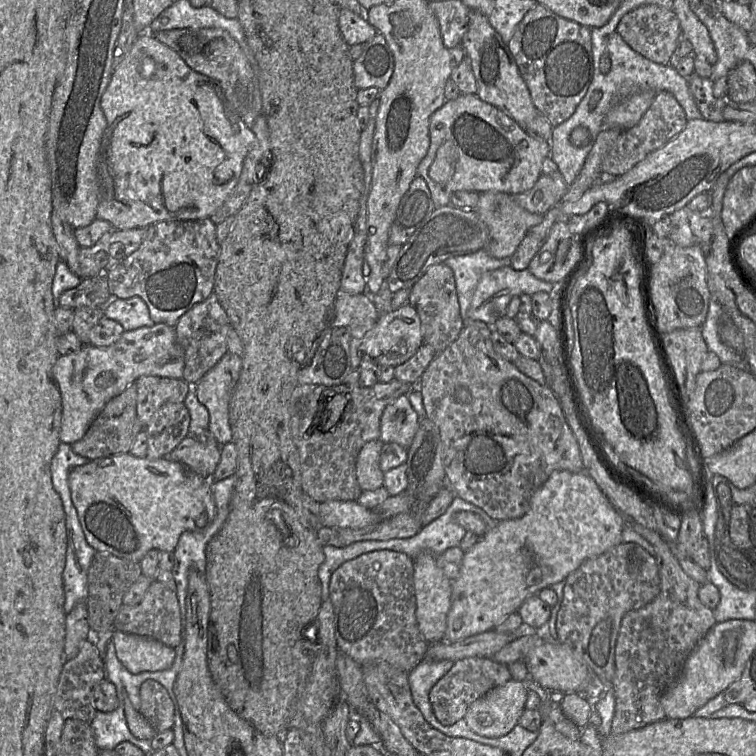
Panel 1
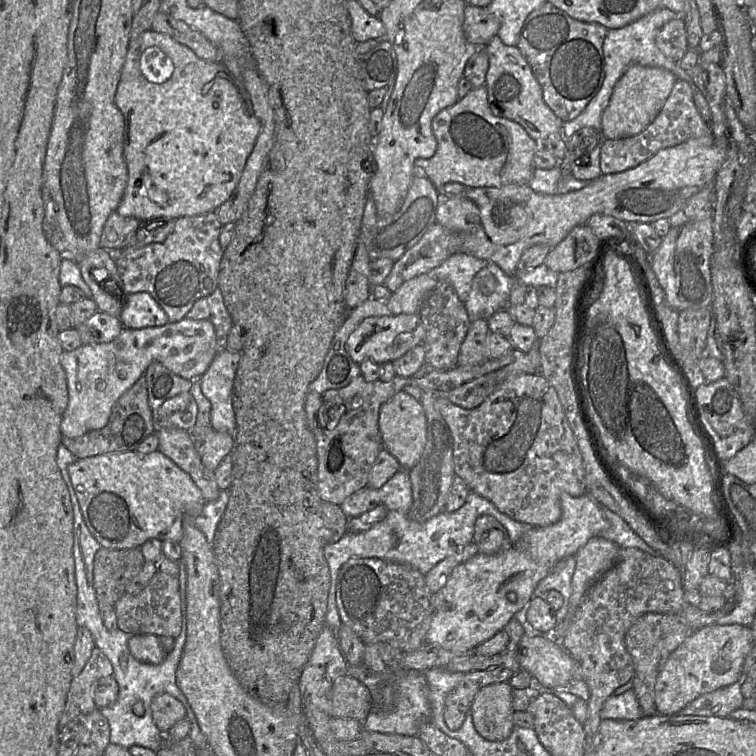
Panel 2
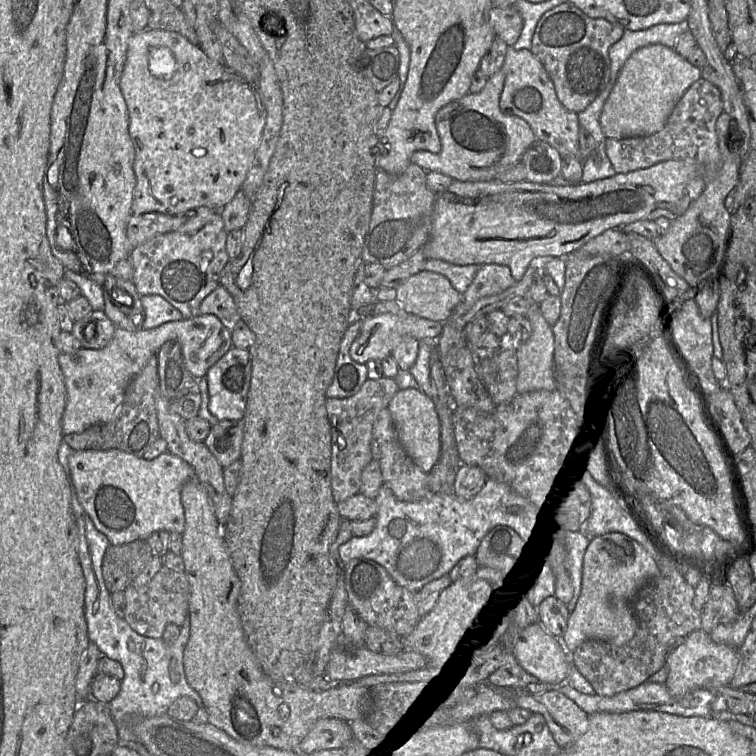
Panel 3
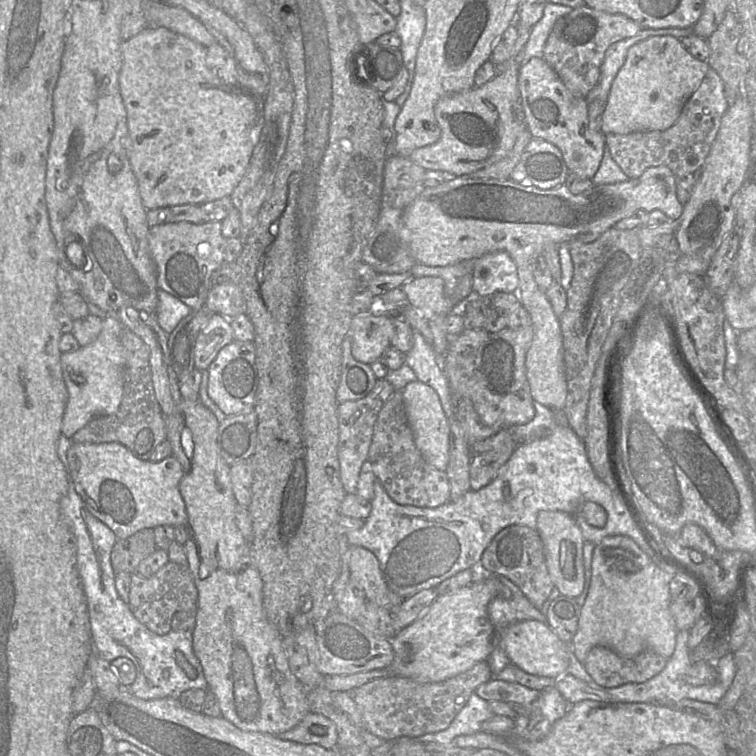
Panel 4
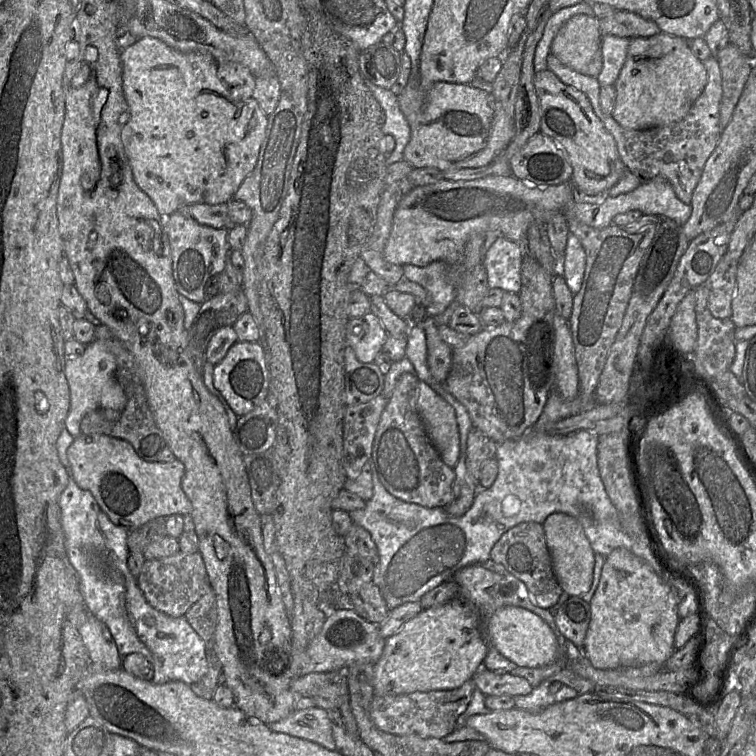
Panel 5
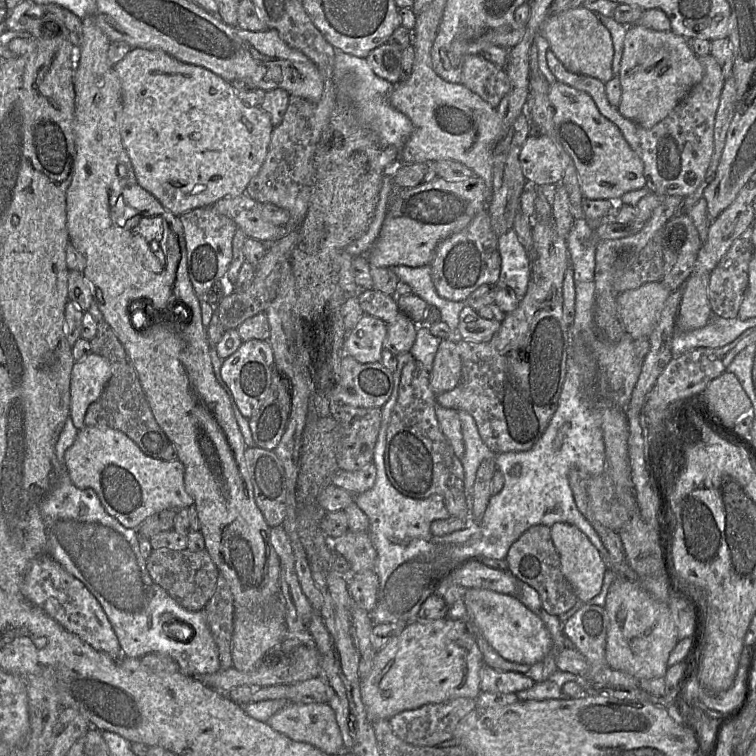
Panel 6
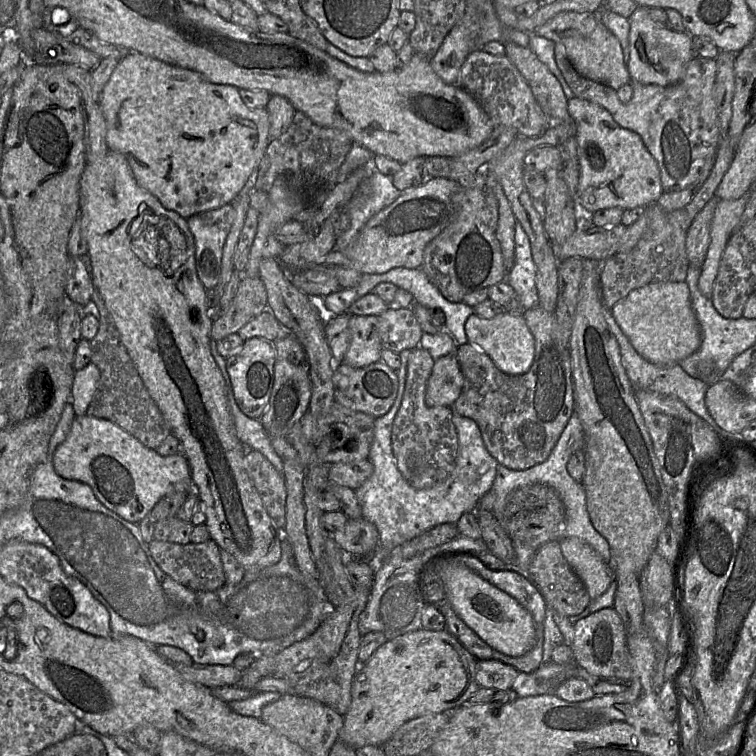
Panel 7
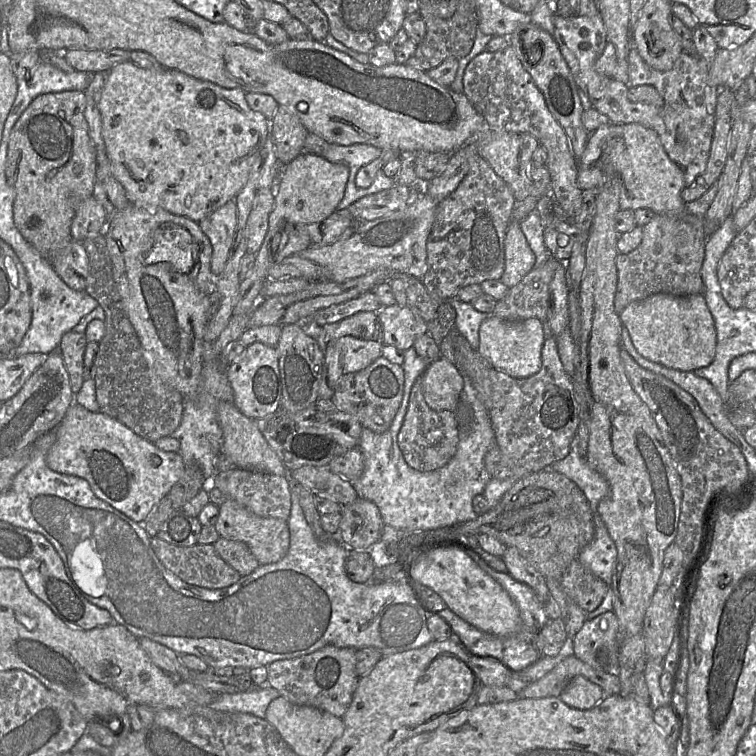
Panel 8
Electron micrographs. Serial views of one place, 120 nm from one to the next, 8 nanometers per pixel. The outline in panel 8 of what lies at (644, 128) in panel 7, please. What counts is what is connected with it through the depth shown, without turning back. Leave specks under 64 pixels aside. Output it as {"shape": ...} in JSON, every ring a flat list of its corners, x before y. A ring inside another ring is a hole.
{"shape":[[554,12,552,22,554,25,553,36,558,43,561,54,567,62,577,86,588,97,592,108,606,115,611,122,620,124,641,124,654,130,658,134,669,158,683,170,686,186,692,185,706,168,714,134,718,89,709,84,708,72,710,61,707,61,699,55,689,55,683,52,670,70,659,71,650,67,638,51,635,48,631,48,628,54,629,83,624,84,599,73,595,68,596,61,601,56,608,43,605,24,600,14,593,16,579,15,579,17,562,17],[642,85,654,87,663,97,664,106,659,108,651,104,631,101,628,98,629,88]]}

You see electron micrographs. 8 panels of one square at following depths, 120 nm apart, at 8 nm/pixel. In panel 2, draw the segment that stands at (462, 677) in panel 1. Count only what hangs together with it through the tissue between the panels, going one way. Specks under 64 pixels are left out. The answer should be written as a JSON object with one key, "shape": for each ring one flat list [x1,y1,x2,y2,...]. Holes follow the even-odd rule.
{"shape":[[503,666,468,672,462,681,445,698,444,721,451,730,461,727,466,713,471,713,471,705,478,692,491,684,509,682,513,672]]}

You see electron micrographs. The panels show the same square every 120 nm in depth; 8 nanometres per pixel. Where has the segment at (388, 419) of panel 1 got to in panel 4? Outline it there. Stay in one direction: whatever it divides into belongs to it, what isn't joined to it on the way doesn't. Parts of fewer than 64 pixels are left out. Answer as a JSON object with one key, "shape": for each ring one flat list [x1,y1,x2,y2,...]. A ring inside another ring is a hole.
{"shape":[[419,380,408,383,402,389,402,395,407,421,417,449,429,465,445,471,449,463,450,426,439,396,432,387]]}

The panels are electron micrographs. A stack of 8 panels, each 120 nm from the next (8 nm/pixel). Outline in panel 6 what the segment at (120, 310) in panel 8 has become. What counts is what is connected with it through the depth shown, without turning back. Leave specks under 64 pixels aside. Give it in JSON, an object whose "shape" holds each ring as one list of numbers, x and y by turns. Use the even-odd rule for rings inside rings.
{"shape":[[103,318,98,319,96,334,89,342,91,352,104,357,109,362,111,377,97,400,88,406,84,417,85,426,119,430,134,441,144,454,152,458,160,458,169,444,169,439,152,413,138,375,128,360,124,347]]}

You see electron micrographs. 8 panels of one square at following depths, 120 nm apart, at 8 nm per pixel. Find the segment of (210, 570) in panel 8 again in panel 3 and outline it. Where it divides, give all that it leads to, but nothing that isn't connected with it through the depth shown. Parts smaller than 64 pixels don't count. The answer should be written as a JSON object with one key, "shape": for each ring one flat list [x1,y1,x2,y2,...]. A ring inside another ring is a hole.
{"shape":[[165,564,149,583,141,587,128,586,124,590,124,619,138,634,161,638,168,624,183,625,189,613,189,583,183,571,176,571]]}

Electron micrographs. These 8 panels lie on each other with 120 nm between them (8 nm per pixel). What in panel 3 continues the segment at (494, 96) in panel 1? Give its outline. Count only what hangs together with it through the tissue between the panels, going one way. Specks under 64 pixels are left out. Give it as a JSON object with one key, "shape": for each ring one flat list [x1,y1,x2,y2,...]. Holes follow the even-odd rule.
{"shape":[[508,46,501,68,505,82,500,97,501,110,525,120,536,139,544,141,557,149,563,156,579,158,579,118,578,114,567,110,559,101,554,84,543,64,527,49,516,50]]}

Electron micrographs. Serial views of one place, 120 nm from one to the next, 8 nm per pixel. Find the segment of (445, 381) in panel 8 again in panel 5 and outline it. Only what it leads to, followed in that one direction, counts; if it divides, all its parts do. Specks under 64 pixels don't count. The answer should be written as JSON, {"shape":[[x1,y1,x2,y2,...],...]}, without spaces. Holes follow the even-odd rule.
{"shape":[[432,317,420,325,426,334,428,368,433,378,443,383,451,369,453,348,441,339]]}

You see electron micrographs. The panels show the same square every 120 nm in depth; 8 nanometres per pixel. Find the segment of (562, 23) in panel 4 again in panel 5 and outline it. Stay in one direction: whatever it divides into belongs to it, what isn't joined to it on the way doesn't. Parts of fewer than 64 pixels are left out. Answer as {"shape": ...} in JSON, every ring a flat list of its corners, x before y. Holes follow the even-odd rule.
{"shape":[[616,11,599,19,599,28,602,36,610,34,628,39,651,37,661,32,654,21,629,11]]}

